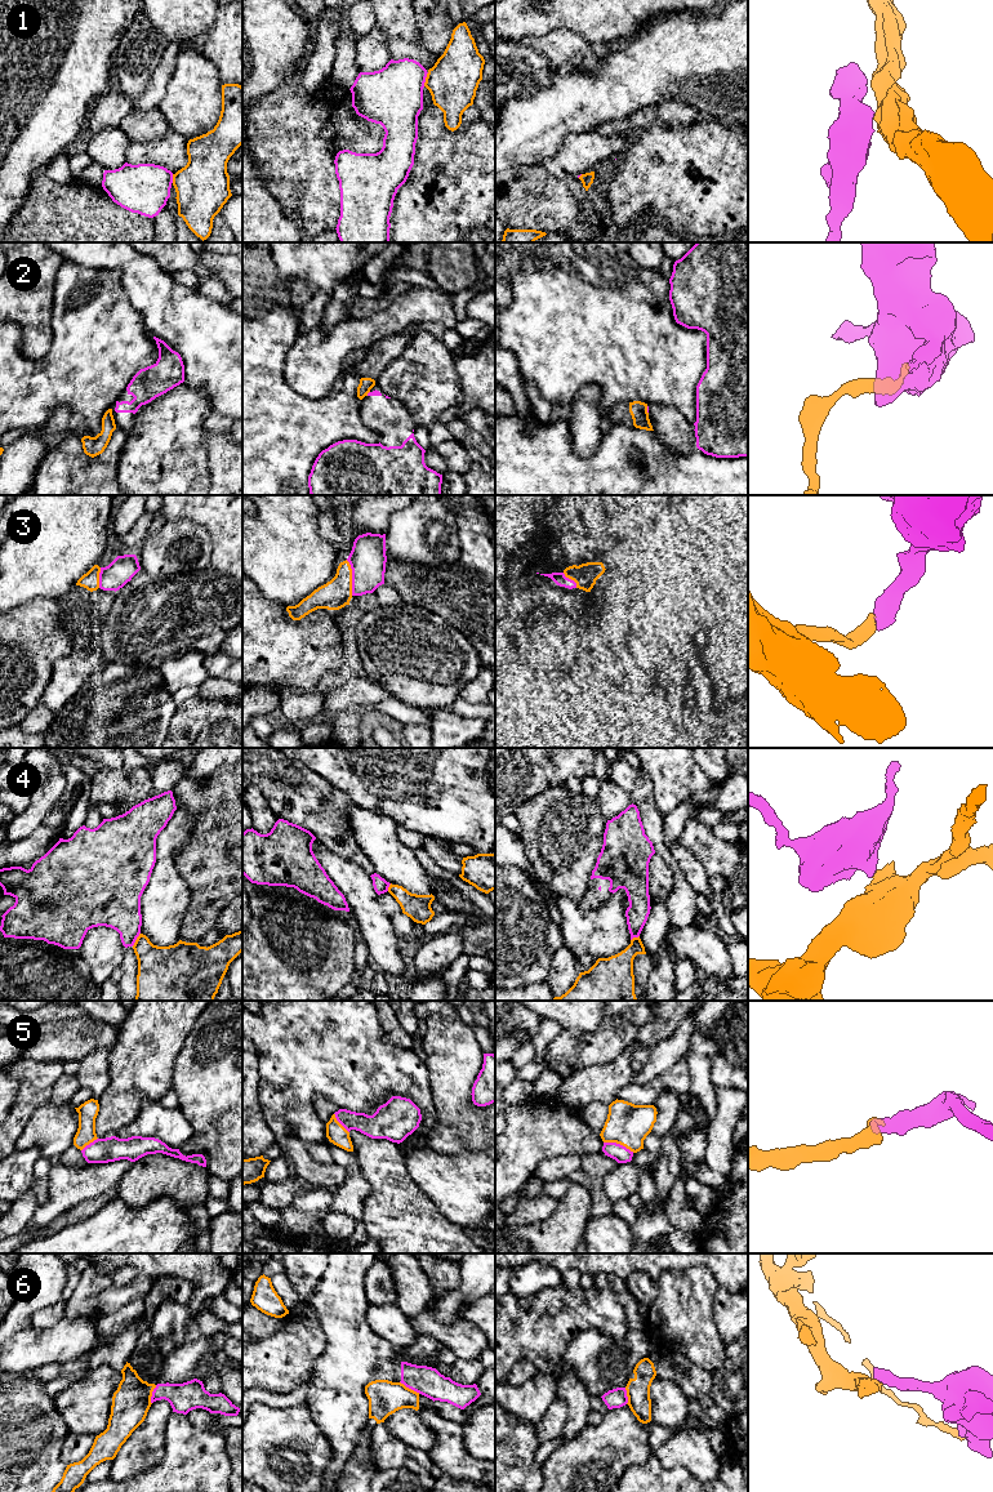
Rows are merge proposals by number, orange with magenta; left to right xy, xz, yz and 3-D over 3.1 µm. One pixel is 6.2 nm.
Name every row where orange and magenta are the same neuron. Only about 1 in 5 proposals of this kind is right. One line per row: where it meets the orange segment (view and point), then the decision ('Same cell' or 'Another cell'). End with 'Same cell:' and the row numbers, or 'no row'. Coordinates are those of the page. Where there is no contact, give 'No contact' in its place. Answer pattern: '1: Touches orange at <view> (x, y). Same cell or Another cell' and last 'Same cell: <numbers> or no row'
1: Touches orange at xz (426, 79). Another cell
2: Touches orange at yz (646, 410). Another cell
3: Touches orange at xz (351, 578). Same cell
4: Touches orange at xy (137, 939). Another cell
5: Touches orange at yz (619, 1143). Same cell
6: Touches orange at xz (410, 1389). Another cell
Same cell: 3, 5

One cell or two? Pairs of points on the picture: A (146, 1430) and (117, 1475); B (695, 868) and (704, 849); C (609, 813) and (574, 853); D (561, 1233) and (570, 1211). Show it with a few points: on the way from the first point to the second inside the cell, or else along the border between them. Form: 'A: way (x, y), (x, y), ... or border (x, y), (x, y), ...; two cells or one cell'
A: way (146, 1442), (125, 1464); one cell
B: border (677, 840), (702, 864), (708, 878); two cells
C: border (593, 798), (606, 820); two cells
D: way (565, 1228), (570, 1216); one cell

